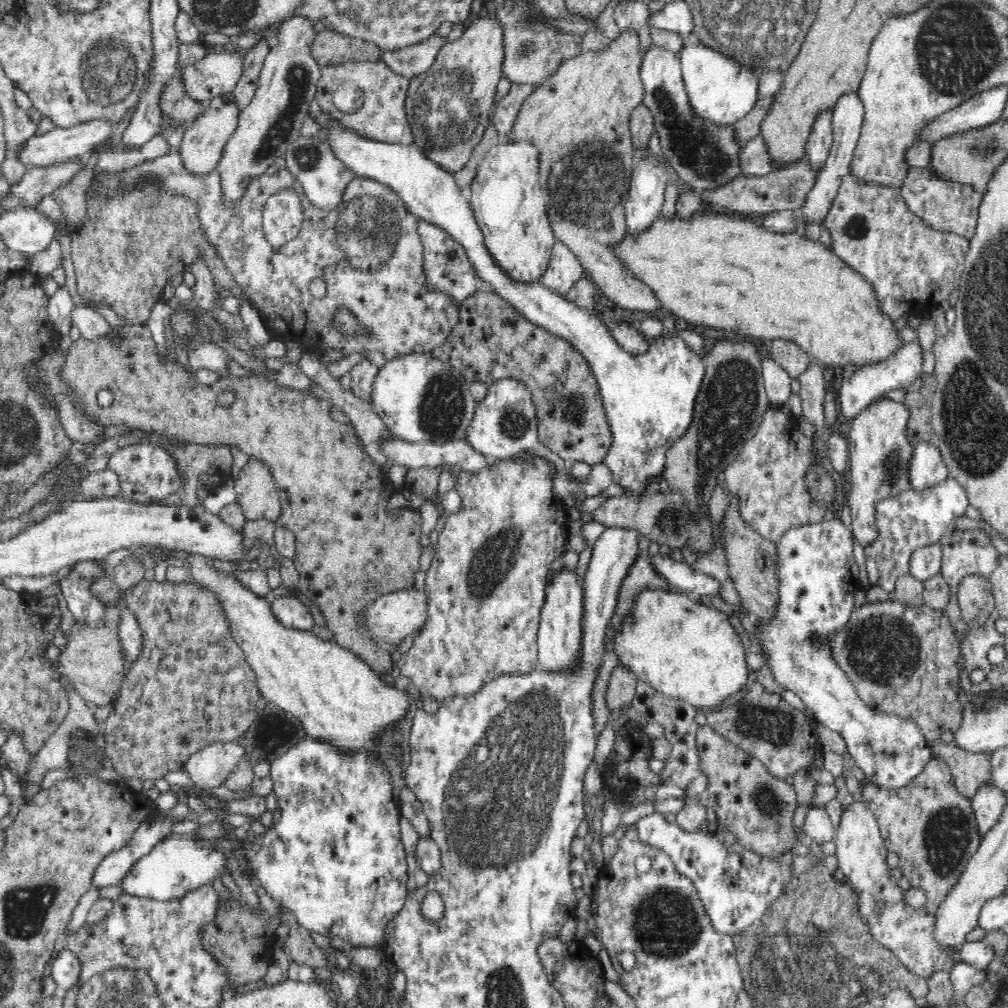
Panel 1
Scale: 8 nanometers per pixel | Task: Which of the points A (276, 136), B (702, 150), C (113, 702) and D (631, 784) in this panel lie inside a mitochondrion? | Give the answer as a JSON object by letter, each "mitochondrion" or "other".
{"A":"mitochondrion","B":"mitochondrion","C":"other","D":"other"}

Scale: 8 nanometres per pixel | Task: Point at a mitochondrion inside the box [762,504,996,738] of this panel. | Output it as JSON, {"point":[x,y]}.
{"point":[882,649]}

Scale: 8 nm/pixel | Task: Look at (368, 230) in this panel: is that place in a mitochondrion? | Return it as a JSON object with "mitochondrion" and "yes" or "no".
{"mitochondrion":"yes"}

